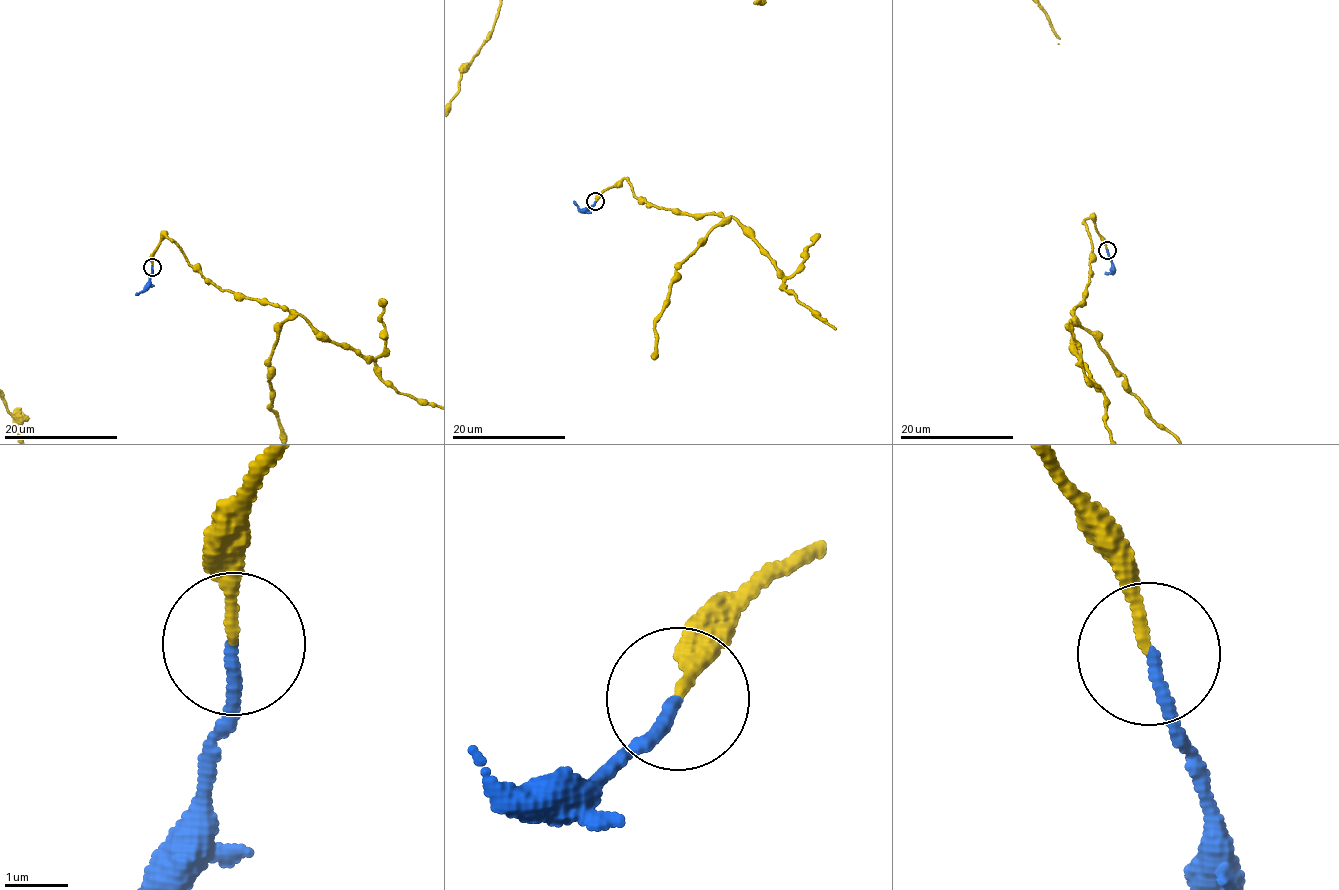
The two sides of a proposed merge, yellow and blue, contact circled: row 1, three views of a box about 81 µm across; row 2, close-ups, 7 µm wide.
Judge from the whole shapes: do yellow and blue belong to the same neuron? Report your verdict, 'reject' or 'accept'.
accept

